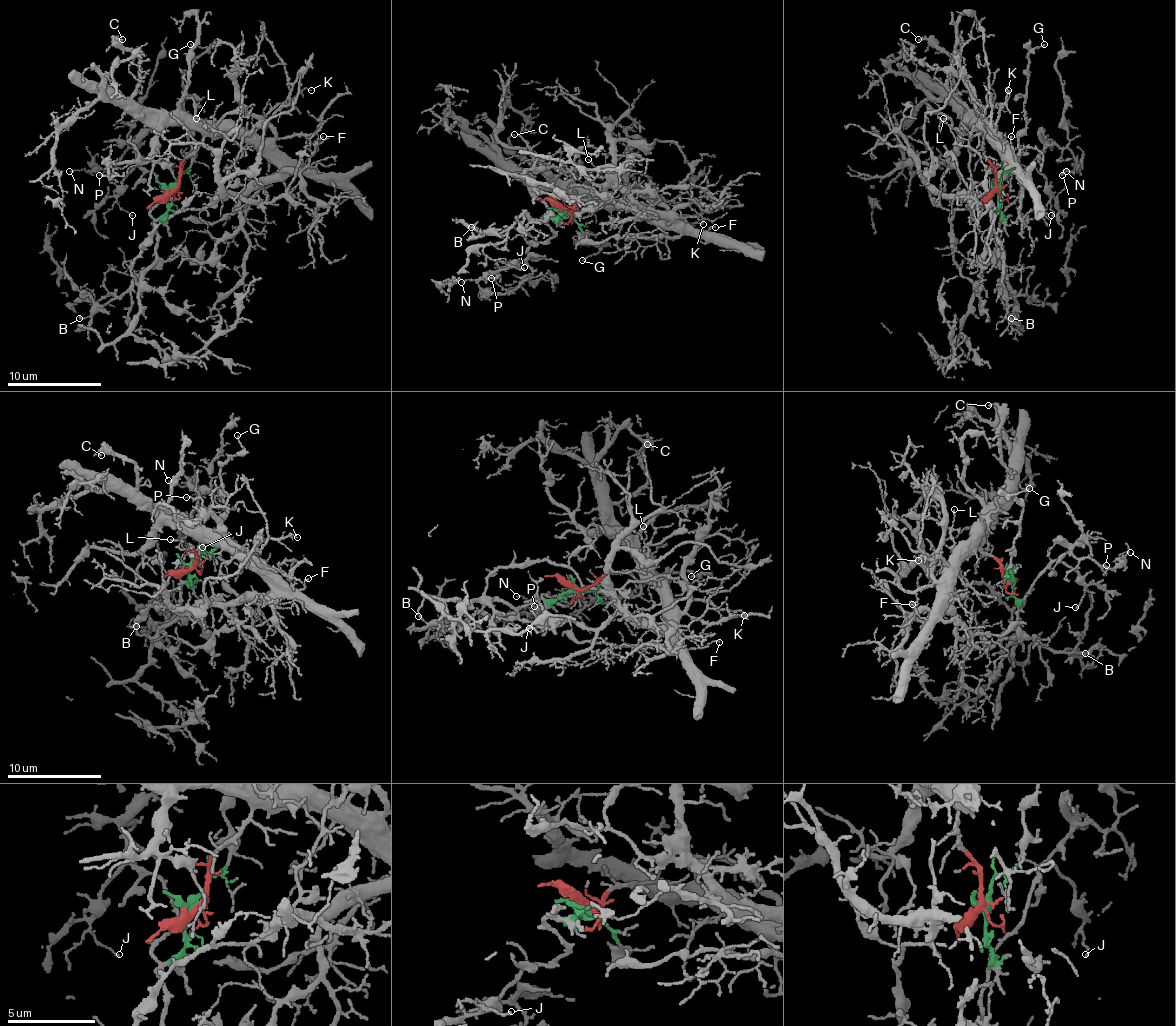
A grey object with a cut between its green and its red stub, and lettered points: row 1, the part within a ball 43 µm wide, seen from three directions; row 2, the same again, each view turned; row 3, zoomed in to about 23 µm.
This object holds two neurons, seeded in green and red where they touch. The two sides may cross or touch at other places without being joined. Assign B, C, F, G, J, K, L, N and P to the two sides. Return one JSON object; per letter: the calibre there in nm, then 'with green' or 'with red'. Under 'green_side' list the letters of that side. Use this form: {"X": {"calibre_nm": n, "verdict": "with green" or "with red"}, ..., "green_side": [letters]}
{"B": {"calibre_nm": 140, "verdict": "with green"}, "C": {"calibre_nm": 140, "verdict": "with red"}, "F": {"calibre_nm": 110, "verdict": "with red"}, "G": {"calibre_nm": 110, "verdict": "with green"}, "J": {"calibre_nm": 110, "verdict": "with green"}, "K": {"calibre_nm": 110, "verdict": "with red"}, "L": {"calibre_nm": 110, "verdict": "with red"}, "N": {"calibre_nm": 110, "verdict": "with green"}, "P": {"calibre_nm": 110, "verdict": "with green"}, "green_side": ["B", "G", "J", "N", "P"]}

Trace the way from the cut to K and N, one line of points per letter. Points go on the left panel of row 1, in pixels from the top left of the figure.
K: (173, 189), (180, 163), (206, 137), (246, 135), (279, 105), (290, 102), (304, 88), (311, 90)
N: (173, 189), (168, 208), (154, 218), (163, 187), (135, 161), (140, 145), (109, 166), (69, 170)

